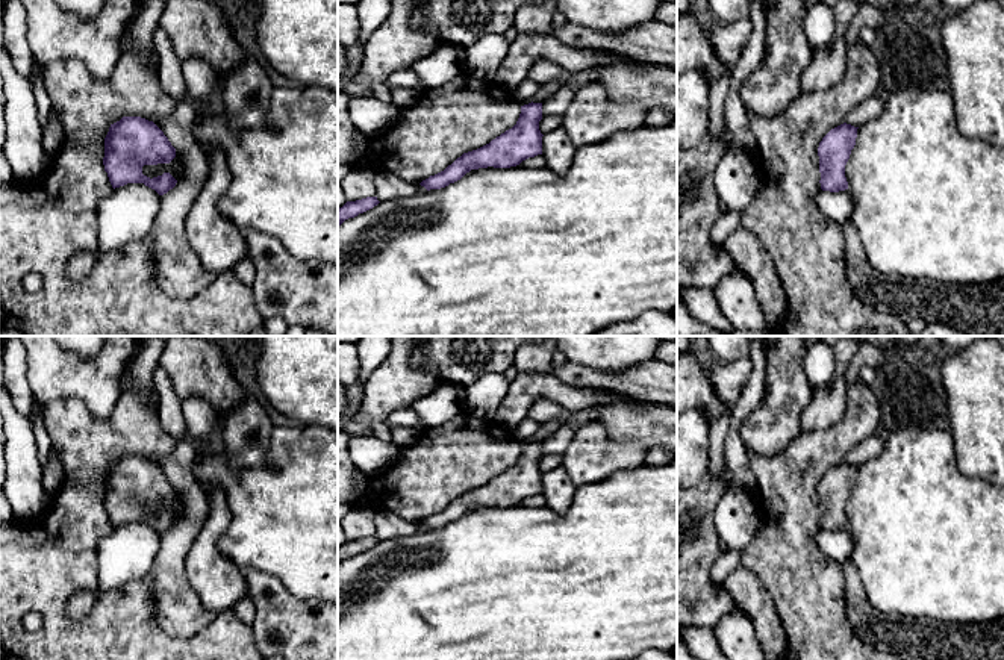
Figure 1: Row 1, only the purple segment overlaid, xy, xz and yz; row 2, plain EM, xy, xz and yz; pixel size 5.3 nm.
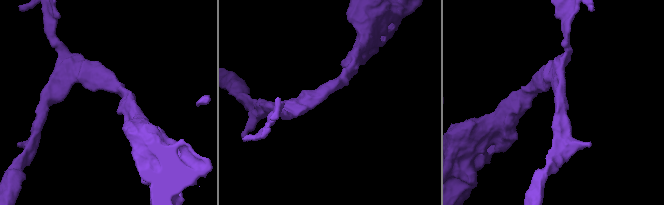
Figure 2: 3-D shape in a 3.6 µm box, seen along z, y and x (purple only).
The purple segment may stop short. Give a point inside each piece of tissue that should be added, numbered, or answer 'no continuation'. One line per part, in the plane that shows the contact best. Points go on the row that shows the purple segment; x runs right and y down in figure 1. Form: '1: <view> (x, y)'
no continuation

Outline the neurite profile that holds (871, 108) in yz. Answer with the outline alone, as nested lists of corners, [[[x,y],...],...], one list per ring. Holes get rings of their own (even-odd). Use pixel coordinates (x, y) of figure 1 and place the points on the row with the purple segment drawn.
[[[877,94],[866,97],[859,106],[856,106],[850,115],[847,117],[847,124],[854,127],[860,127],[865,123],[875,120],[883,112],[884,100],[881,100]]]

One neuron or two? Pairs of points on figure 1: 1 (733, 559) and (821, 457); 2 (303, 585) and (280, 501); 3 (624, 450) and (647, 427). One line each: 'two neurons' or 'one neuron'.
1: two neurons
2: one neuron
3: two neurons

